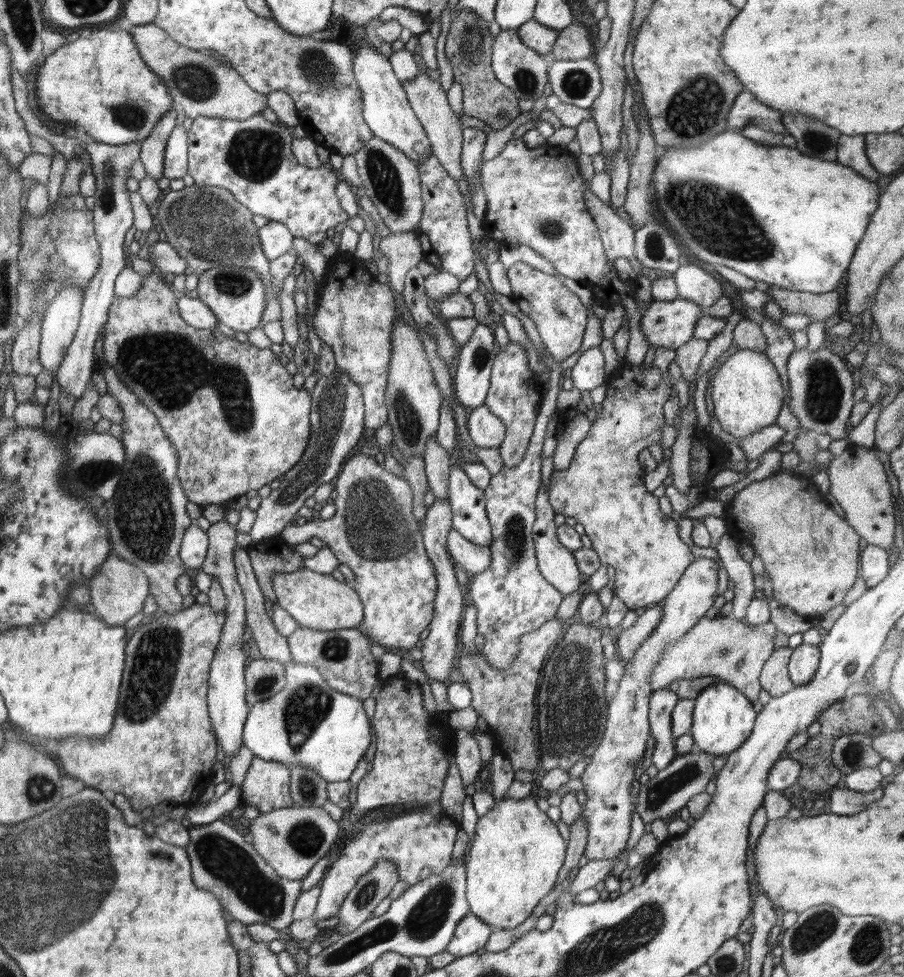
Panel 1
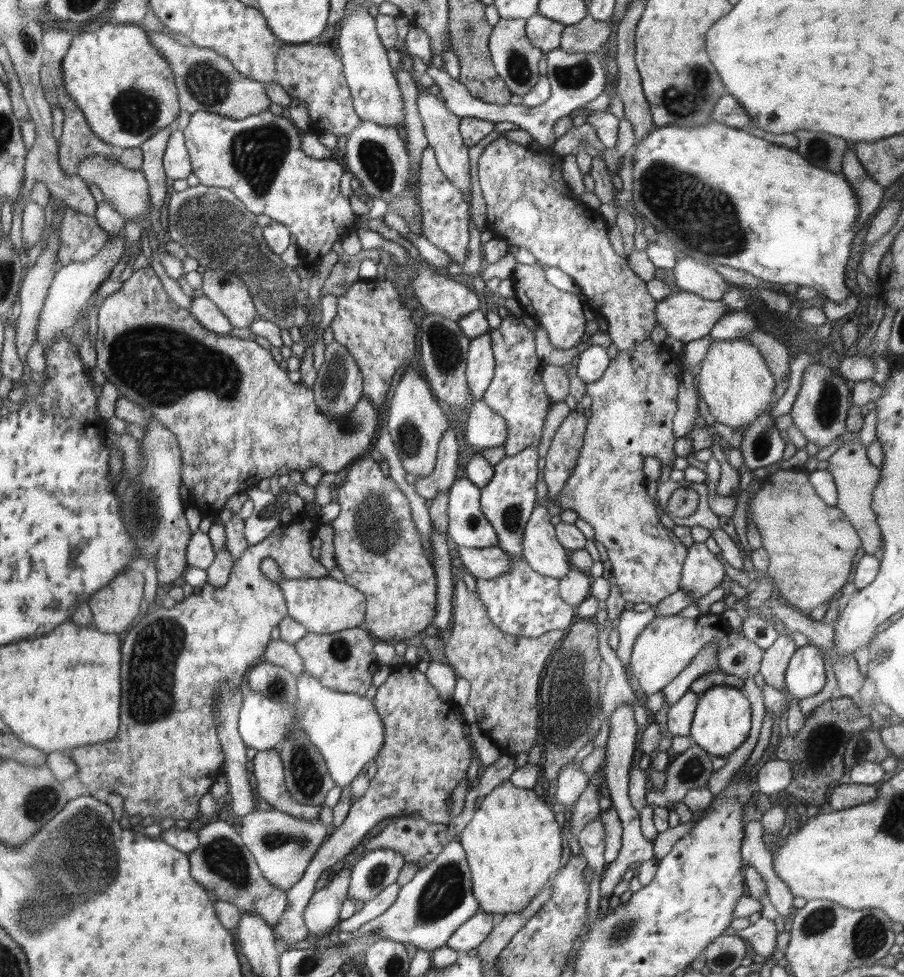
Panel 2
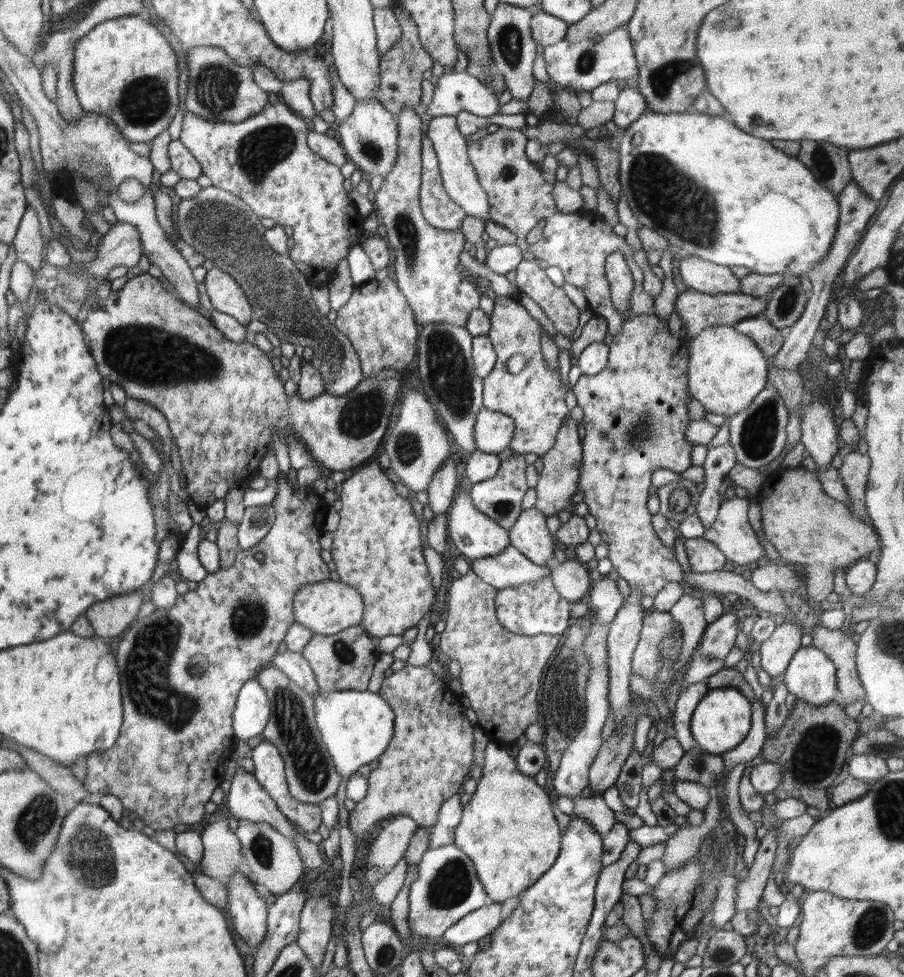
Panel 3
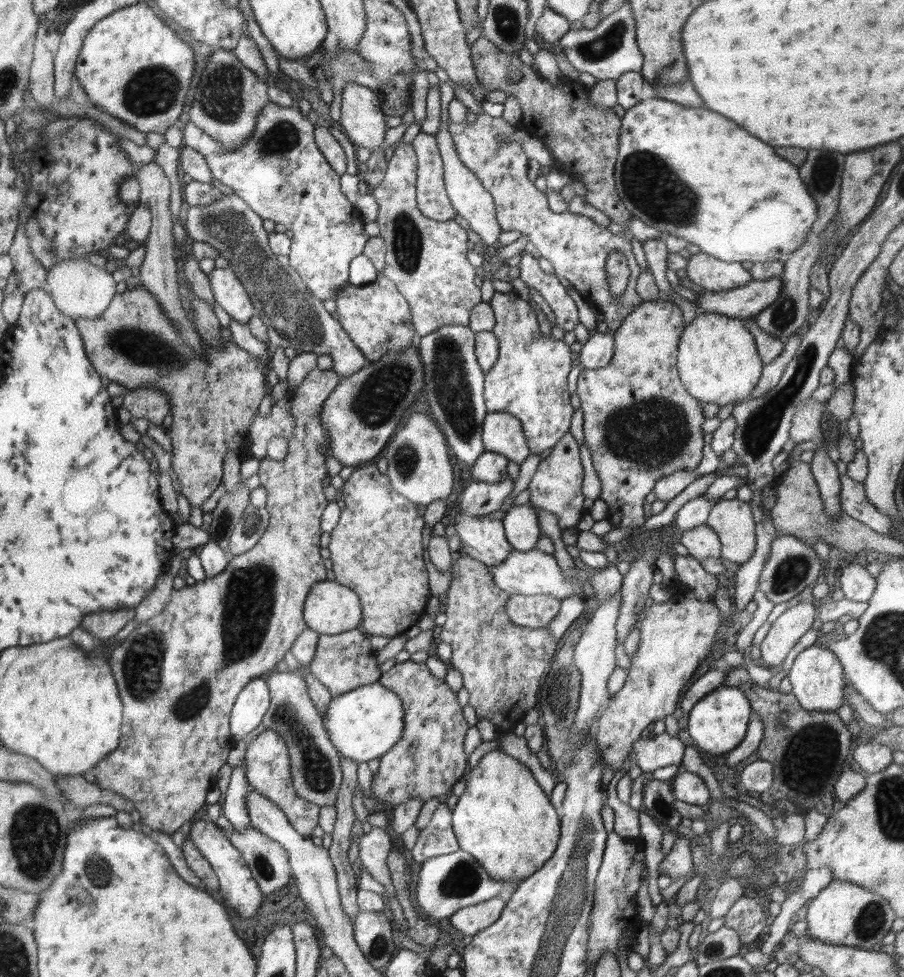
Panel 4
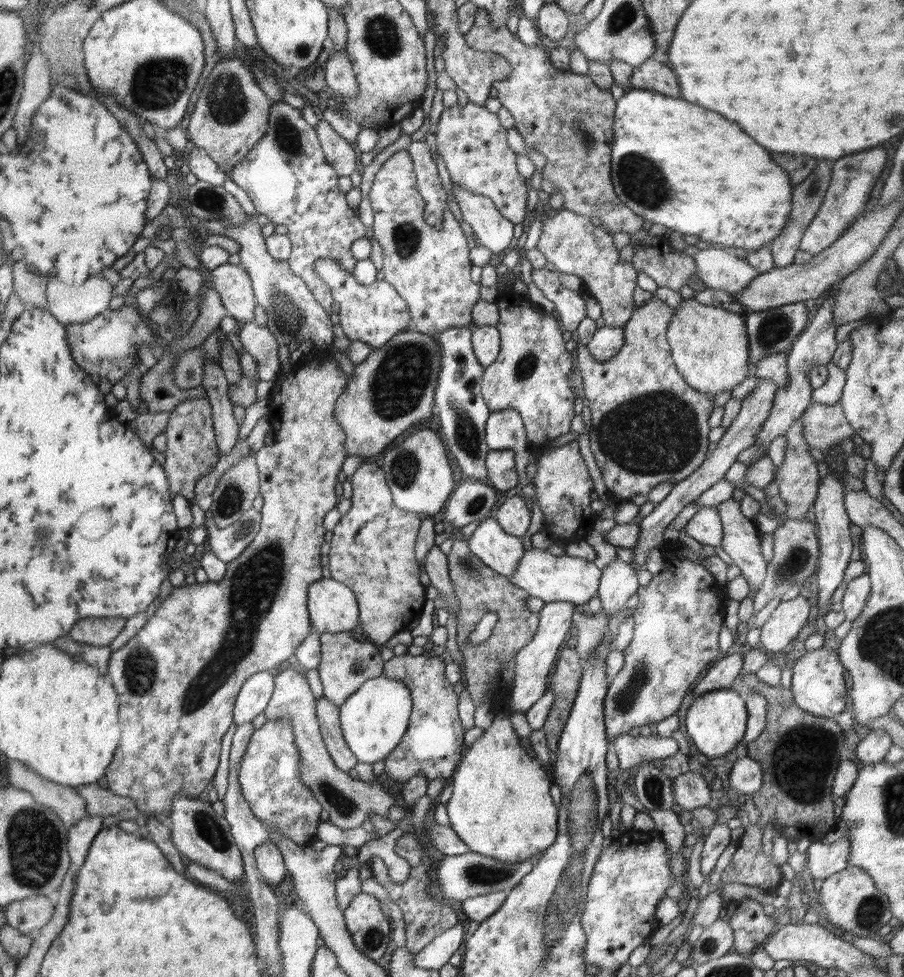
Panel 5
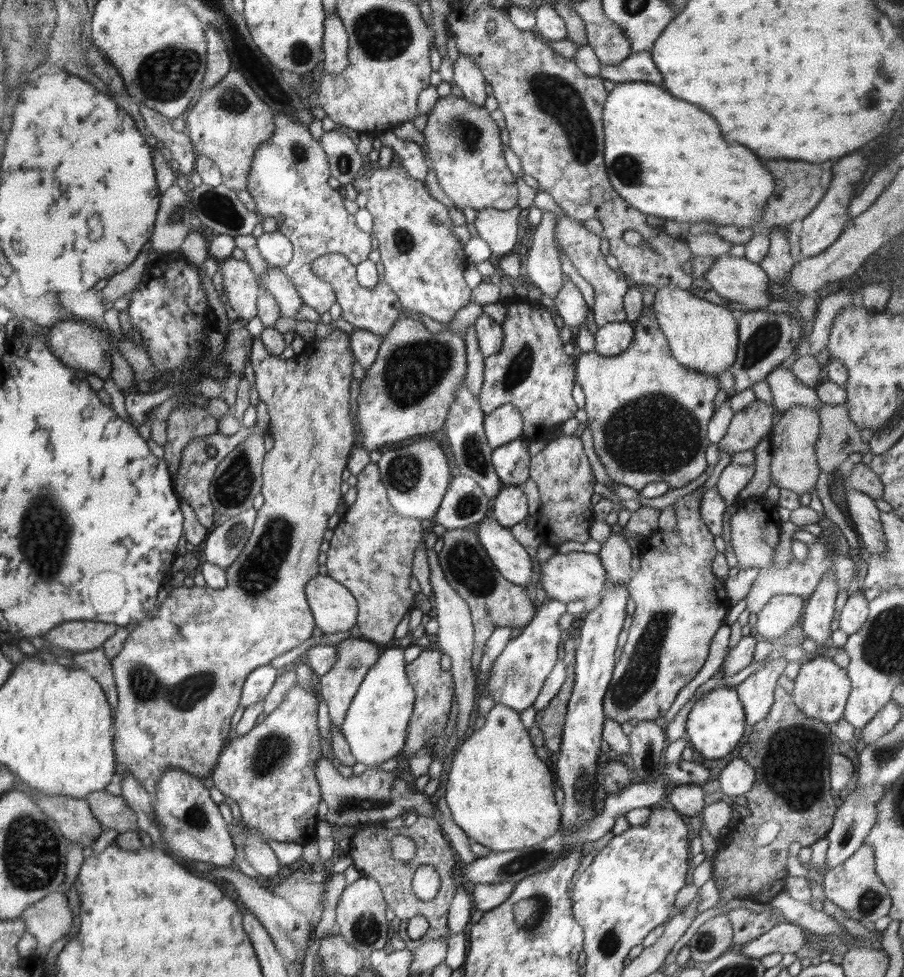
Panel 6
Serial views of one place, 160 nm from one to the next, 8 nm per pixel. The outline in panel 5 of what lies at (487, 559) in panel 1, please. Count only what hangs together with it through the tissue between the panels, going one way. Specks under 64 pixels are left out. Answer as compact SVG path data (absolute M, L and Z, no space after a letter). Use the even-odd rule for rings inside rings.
M533 548L524 551L509 581L525 590L530 597L541 598L547 603L562 601L586 606L588 600L599 591L600 577L601 570L593 562L568 555L555 556Z

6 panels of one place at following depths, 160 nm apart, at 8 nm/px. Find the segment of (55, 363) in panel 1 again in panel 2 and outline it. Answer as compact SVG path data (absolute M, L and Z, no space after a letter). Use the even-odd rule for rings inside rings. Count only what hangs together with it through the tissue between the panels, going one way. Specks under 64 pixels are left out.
M123 229L121 234L110 236L109 240L106 241L106 244L94 258L86 262L71 262L66 266L58 267L41 313L39 314L39 321L37 324L38 342L43 350L47 350L51 344L57 341L57 338L59 338L65 330L69 330L75 324L81 308L87 304L90 296L92 296L104 280L110 276L110 272L118 260L122 258L124 248L126 248L124 244L126 244L126 241L124 241Z

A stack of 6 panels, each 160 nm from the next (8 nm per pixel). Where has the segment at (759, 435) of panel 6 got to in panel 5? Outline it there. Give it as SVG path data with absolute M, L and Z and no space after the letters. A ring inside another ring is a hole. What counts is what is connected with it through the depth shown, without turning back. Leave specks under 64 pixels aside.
M758 377L758 384L756 388L752 389L752 392L748 394L742 400L742 406L738 417L732 422L730 428L726 429L720 442L712 454L707 454L704 462L698 466L698 468L684 480L675 483L668 496L662 500L662 502L654 506L654 510L648 514L645 518L642 518L639 522L640 534L638 542L633 546L634 558L631 562L633 570L640 570L646 568L646 558L650 554L652 548L661 549L664 543L664 530L666 527L674 521L674 519L682 512L685 506L688 506L692 501L696 501L699 496L708 490L713 484L716 484L723 476L726 471L737 461L736 457L742 452L754 446L756 442L756 434L760 434L766 418L770 416L770 410L774 406L774 398L776 398L776 386L774 382L766 380L766 378Z

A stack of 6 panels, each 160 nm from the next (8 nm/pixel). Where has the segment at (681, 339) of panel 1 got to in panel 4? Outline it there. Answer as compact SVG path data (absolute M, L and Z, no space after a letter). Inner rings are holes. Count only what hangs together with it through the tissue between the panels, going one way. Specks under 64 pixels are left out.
M777 276L768 280L751 280L748 284L727 291L706 291L699 294L697 313L713 312L730 318L754 318L779 296L783 282Z

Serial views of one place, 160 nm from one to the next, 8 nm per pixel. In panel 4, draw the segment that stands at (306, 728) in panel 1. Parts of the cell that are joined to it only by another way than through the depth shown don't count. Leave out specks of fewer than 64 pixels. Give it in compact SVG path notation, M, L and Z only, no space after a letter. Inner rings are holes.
M258 677L246 683L230 713L229 729L234 742L246 739L249 732L262 722L270 701L265 677ZM378 682L332 697L323 718L329 741L341 756L360 763L380 758L402 736L403 706L398 695Z

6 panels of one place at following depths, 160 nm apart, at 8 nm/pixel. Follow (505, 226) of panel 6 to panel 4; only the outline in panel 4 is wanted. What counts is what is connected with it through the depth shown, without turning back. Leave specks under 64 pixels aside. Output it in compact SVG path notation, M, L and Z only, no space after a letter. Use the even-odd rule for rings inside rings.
M448 121L440 123L435 137L441 159L443 160L443 179L447 195L451 200L451 205L457 214L460 214L468 222L470 228L480 236L487 248L498 247L498 236L504 230L502 230L502 227L496 220L493 196L482 186L478 178L462 164L463 162L458 156L452 135L449 131Z

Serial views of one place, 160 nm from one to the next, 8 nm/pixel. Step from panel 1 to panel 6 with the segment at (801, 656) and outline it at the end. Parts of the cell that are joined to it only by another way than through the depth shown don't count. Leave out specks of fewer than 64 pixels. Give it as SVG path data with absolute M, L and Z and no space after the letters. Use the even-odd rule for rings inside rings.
M814 657L802 663L792 692L794 704L810 718L816 718L830 724L838 722L843 717L843 712L851 691L851 680L846 674L846 669L836 665L831 658Z

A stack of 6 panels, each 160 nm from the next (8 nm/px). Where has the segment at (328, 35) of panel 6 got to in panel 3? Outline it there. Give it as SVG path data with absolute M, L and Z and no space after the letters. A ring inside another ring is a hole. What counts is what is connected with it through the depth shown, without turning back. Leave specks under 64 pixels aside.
M370 98L356 101L353 113L346 120L336 122L335 129L348 160L363 171L366 178L382 176L386 179L392 173L398 154L397 119L382 103Z

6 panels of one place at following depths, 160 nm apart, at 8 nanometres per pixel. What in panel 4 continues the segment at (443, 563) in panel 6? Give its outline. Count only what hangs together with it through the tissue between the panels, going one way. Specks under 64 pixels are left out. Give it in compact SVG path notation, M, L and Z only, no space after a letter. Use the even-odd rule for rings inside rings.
M462 553L451 569L452 581L443 597L447 620L442 625L441 641L452 649L449 667L462 673L463 686L470 694L469 705L476 711L477 718L489 720L502 735L512 731L530 708L537 707L540 680L556 655L557 642L548 628L526 628L514 624L508 618L505 606L509 593L495 585L488 565Z

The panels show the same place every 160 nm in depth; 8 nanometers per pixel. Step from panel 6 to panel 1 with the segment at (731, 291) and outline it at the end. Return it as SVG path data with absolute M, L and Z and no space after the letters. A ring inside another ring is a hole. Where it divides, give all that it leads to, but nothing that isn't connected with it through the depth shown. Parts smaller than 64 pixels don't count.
M695 263L680 265L673 273L678 296L702 307L712 306L722 297L720 281L712 277Z

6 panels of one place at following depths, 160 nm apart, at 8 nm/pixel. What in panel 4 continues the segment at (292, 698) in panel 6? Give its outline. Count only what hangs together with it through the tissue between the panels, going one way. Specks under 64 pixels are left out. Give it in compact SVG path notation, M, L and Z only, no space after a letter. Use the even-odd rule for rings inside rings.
M266 729L258 737L250 739L244 761L245 775L254 791L269 798L287 816L294 830L308 837L319 824L321 807L313 800L308 800L304 795L298 794L293 788L290 759L283 738L275 730Z

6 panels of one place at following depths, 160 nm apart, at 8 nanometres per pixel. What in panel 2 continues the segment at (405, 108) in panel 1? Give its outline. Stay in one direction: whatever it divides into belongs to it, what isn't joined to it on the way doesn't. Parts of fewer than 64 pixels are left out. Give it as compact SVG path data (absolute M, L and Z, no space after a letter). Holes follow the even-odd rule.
M357 4L353 8L353 12L346 13L342 20L340 36L338 38L338 46L340 49L337 50L337 55L342 61L343 71L348 83L353 98L353 107L356 114L361 120L367 120L374 124L379 124L384 128L392 126L394 129L402 124L405 124L405 116L402 102L402 91L397 83L397 78L392 73L392 66L388 61L388 55L386 55L387 48L380 41L378 32L376 30L376 22L374 17L368 13L368 8Z

